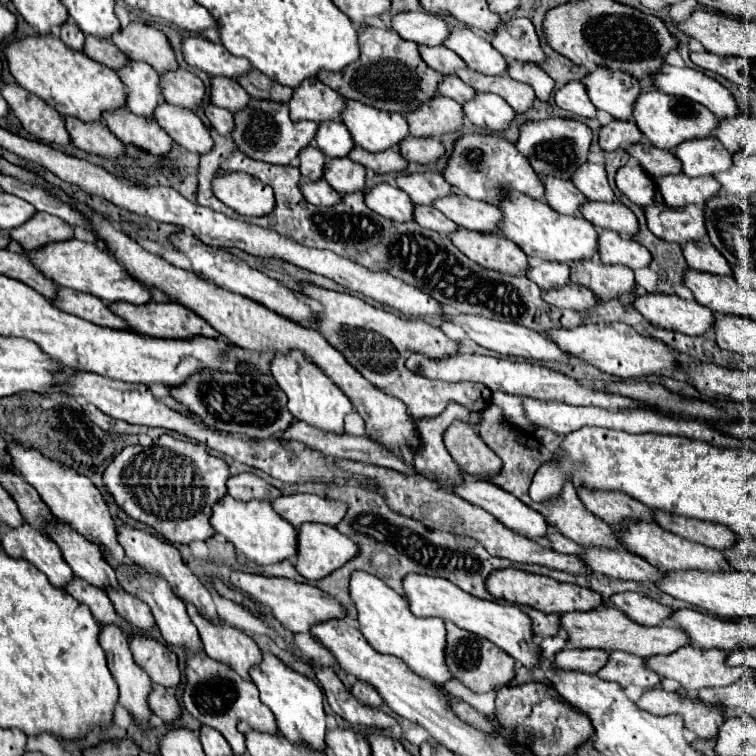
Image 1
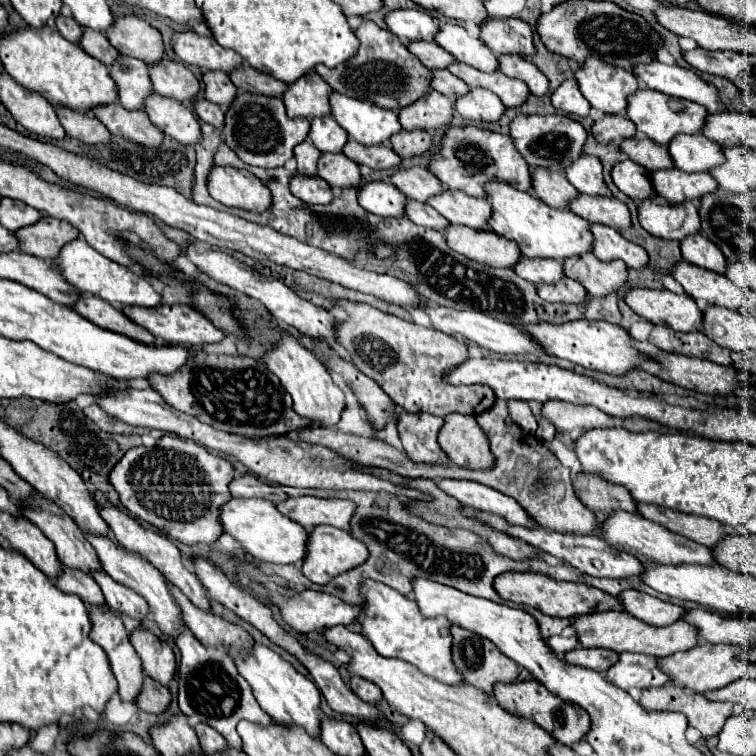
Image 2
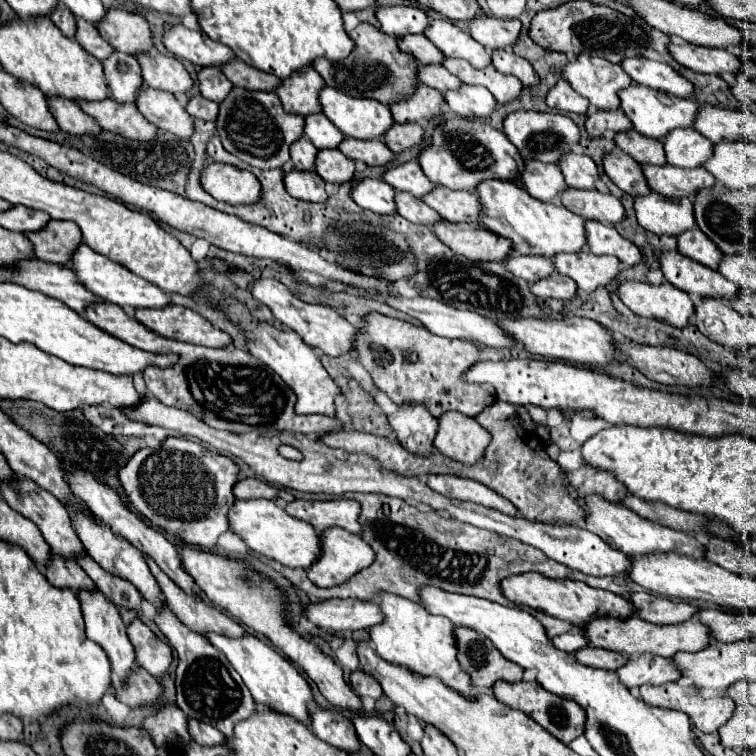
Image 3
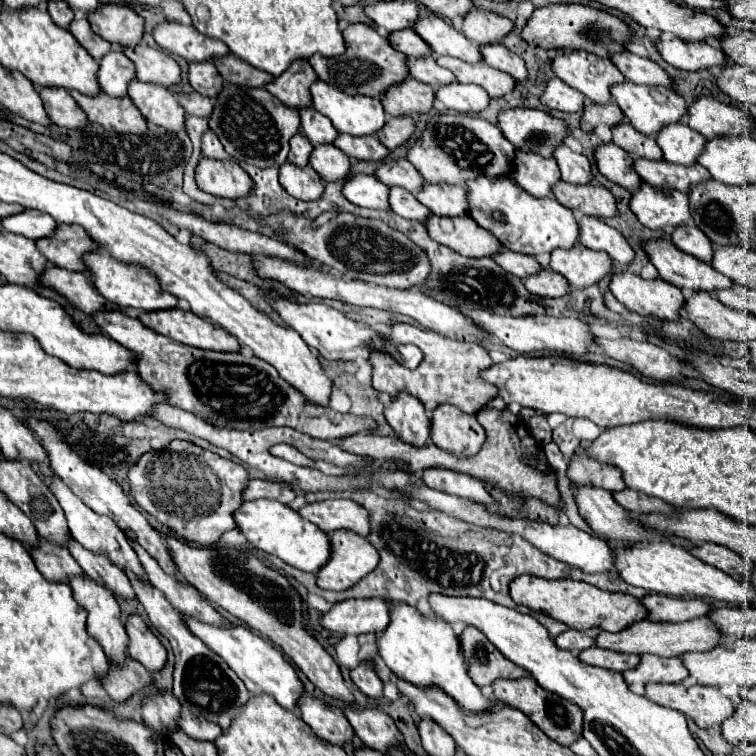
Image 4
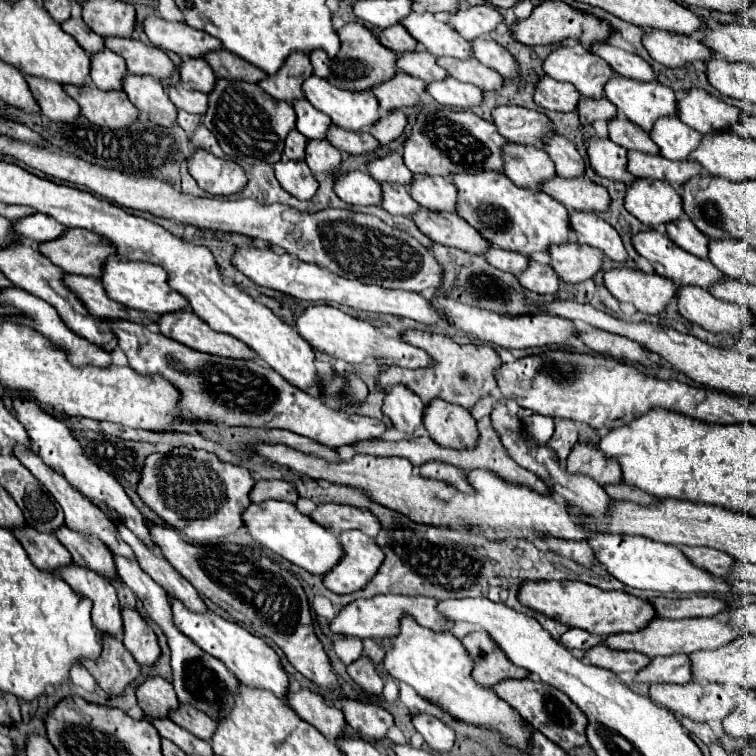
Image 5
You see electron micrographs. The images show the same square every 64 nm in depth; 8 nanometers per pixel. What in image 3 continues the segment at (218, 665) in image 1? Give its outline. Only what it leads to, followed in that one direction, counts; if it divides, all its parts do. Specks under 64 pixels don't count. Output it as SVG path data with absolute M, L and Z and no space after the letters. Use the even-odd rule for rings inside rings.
M164 604L164 608L158 608L154 616L156 626L160 632L168 638L168 642L178 652L178 668L176 668L176 704L184 710L188 718L196 718L200 722L214 724L224 736L232 736L232 728L238 720L244 720L246 716L252 716L254 700L242 682L240 674L228 664L222 652L218 652L204 636L192 632L188 626L184 626L172 610Z

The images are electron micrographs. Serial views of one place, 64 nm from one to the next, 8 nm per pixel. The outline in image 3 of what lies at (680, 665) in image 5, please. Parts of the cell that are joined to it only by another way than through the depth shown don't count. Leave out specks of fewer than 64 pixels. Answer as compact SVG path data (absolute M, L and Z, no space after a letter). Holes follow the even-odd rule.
M640 654L636 658L630 658L630 662L616 672L626 688L642 684L658 686L666 682L676 682L682 676L672 658L660 658L654 654Z

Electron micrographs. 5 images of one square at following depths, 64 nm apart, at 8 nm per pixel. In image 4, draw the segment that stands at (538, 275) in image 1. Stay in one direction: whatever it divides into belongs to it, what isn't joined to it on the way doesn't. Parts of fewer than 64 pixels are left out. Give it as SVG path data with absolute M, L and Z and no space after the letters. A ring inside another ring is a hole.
M500 250L496 256L492 256L492 260L504 268L506 272L518 276L518 278L528 278L532 274L536 274L540 270L540 264L536 262L534 256L526 256L526 254L516 254L512 250Z

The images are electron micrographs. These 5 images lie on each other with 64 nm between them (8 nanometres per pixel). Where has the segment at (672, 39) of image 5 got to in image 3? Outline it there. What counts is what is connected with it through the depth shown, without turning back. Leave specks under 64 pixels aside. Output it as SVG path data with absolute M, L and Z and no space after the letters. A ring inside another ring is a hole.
M668 44L668 52L678 64L694 72L728 76L744 70L744 62L738 60L740 56L734 56L724 48L704 48L696 44L682 44L682 46Z

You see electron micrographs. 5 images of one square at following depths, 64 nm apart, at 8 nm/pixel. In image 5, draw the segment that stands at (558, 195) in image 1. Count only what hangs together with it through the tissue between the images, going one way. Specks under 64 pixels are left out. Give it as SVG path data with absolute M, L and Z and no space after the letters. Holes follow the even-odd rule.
M506 142L502 148L504 174L522 188L540 190L542 180L550 180L556 176L554 164L548 154L540 148L532 148L530 144L512 144Z

